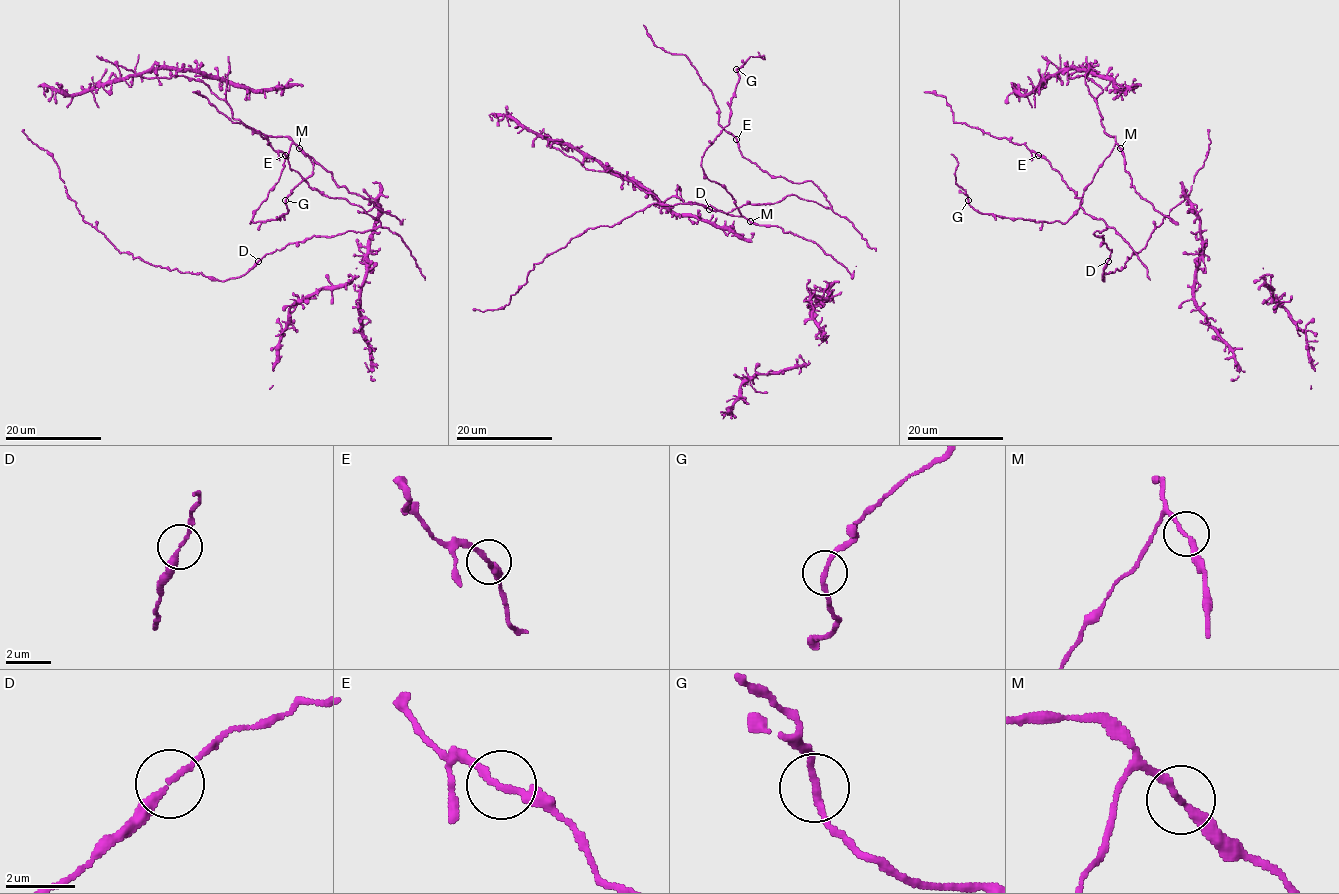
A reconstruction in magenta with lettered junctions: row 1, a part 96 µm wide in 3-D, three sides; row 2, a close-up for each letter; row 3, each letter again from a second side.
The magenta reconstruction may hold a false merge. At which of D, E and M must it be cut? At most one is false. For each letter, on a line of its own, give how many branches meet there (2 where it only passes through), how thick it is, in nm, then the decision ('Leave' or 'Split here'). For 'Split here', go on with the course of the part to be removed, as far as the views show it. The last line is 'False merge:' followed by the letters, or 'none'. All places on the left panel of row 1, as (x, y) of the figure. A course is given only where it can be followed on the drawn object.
D: Branches: 2. Thickness 190 nm. Leave
E: Branches: 2. Thickness 190 nm. Leave
M: Branches: 2. Thickness 200 nm. Leave
False merge: none

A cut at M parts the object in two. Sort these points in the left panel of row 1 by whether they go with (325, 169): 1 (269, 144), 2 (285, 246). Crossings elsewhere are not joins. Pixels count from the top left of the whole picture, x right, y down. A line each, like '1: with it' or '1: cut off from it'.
1: with it
2: with it

